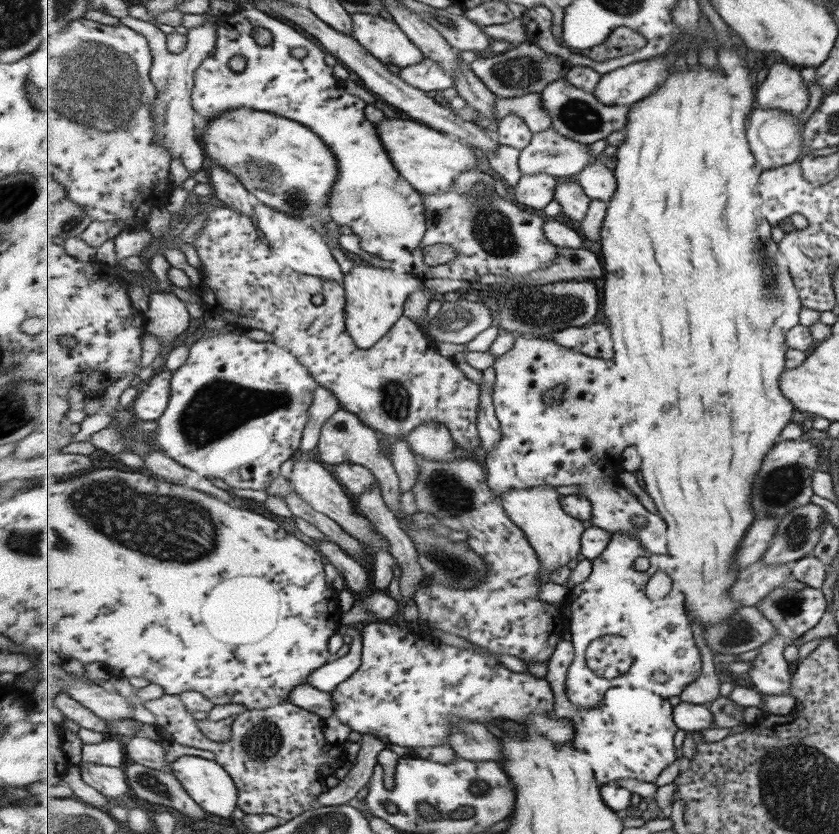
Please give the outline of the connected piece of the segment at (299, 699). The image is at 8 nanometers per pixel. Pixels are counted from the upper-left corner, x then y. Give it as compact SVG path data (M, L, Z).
M313 684L296 686L289 700L302 708L310 709L310 712L317 713L318 716L324 718L336 716L333 692L324 692Z

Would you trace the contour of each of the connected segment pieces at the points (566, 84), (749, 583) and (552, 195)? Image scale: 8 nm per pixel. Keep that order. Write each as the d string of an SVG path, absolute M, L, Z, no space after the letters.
M567 77L550 84L543 92L543 99L545 109L553 118L553 128L560 134L586 145L594 144L598 140L604 140L614 132L625 130L629 123L631 105L614 106L604 104L595 93L578 88Z
M758 561L741 570L739 580L733 584L731 597L746 607L757 606L775 588L795 580L793 565L770 564Z
M548 173L523 175L520 184L514 188L515 198L523 205L544 209L556 200L557 186L562 180Z

